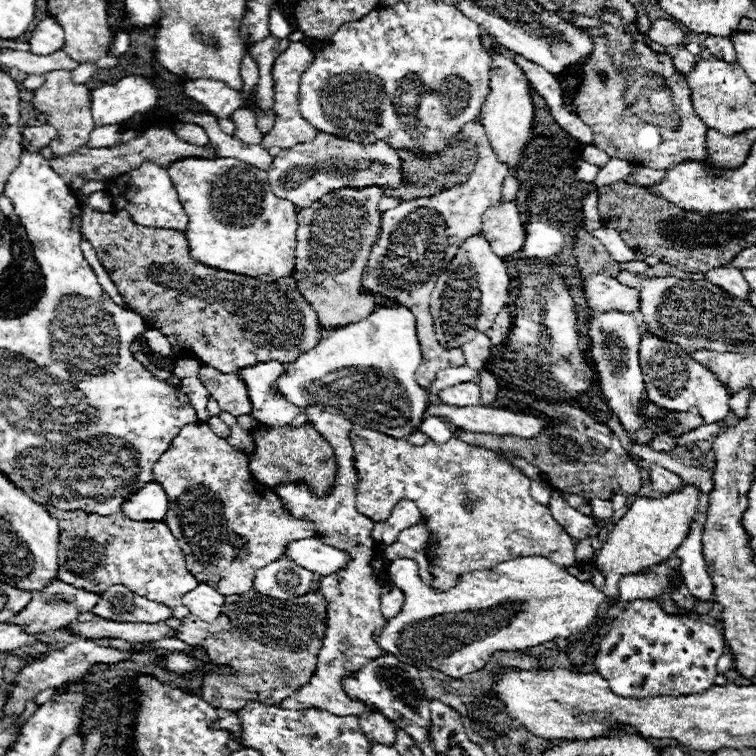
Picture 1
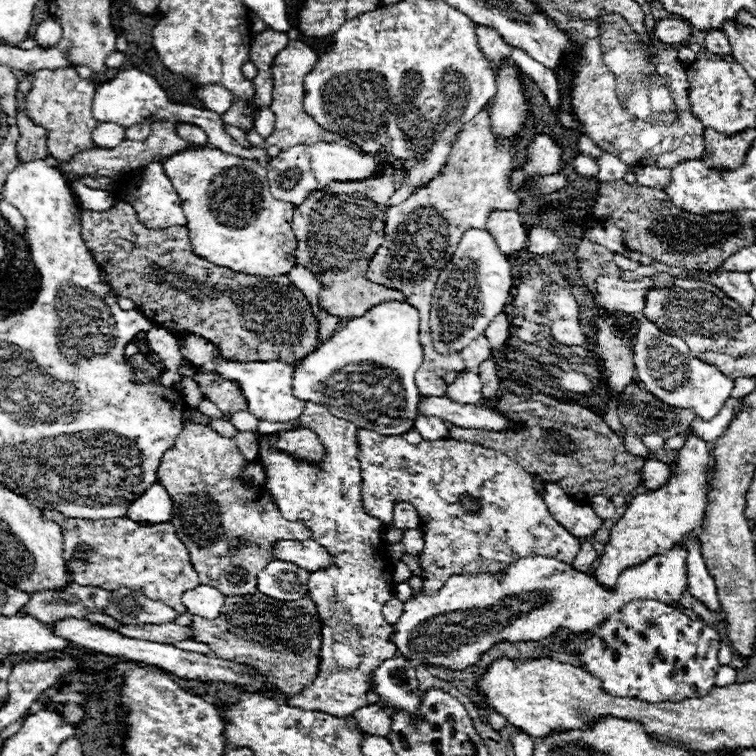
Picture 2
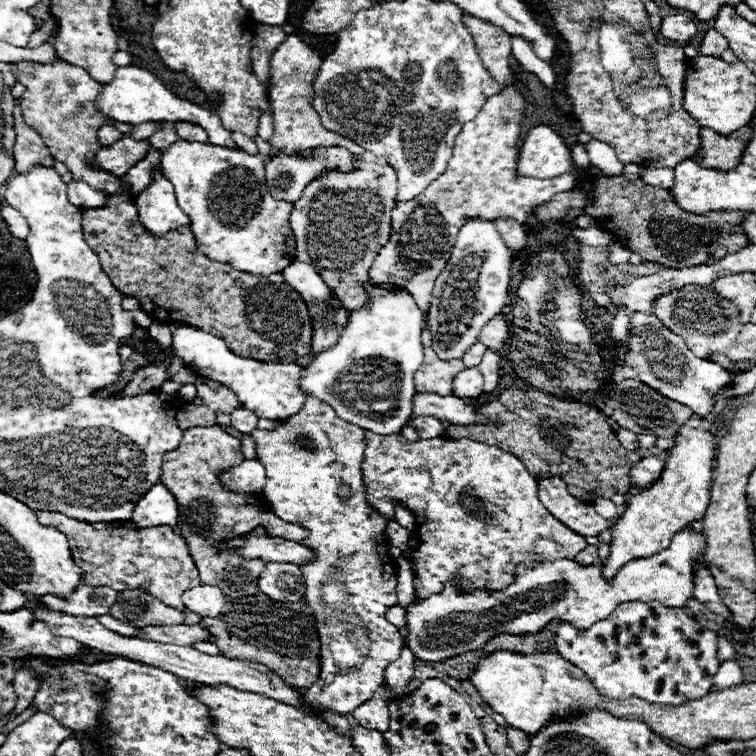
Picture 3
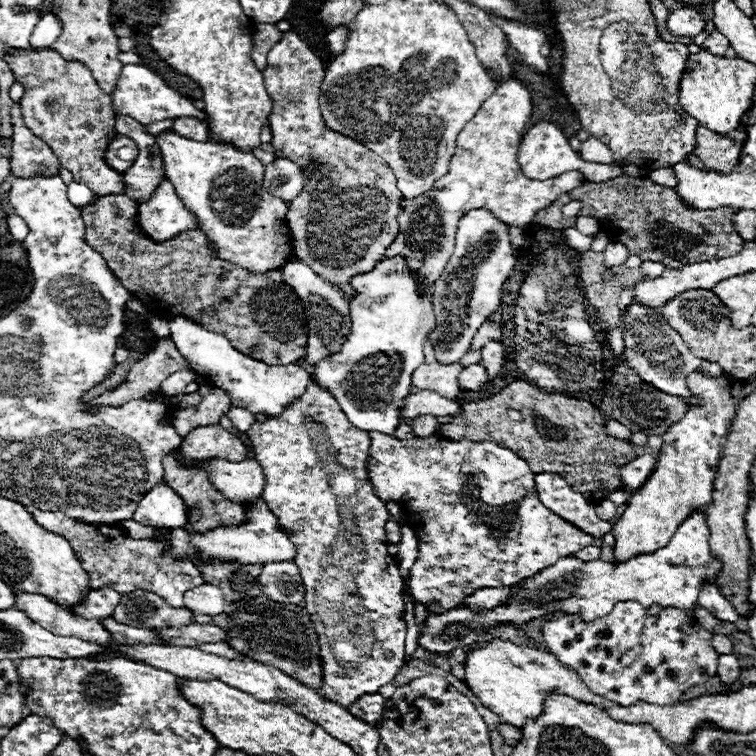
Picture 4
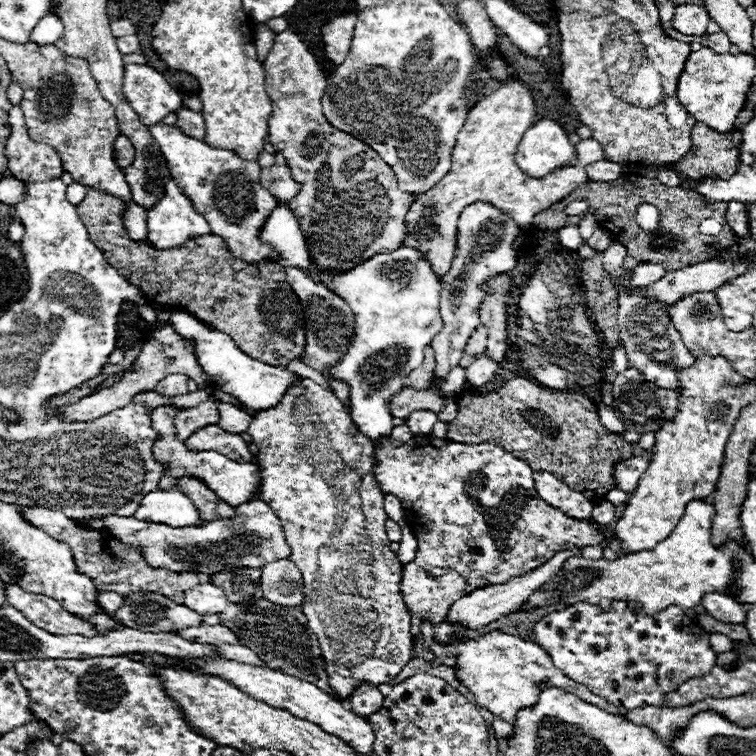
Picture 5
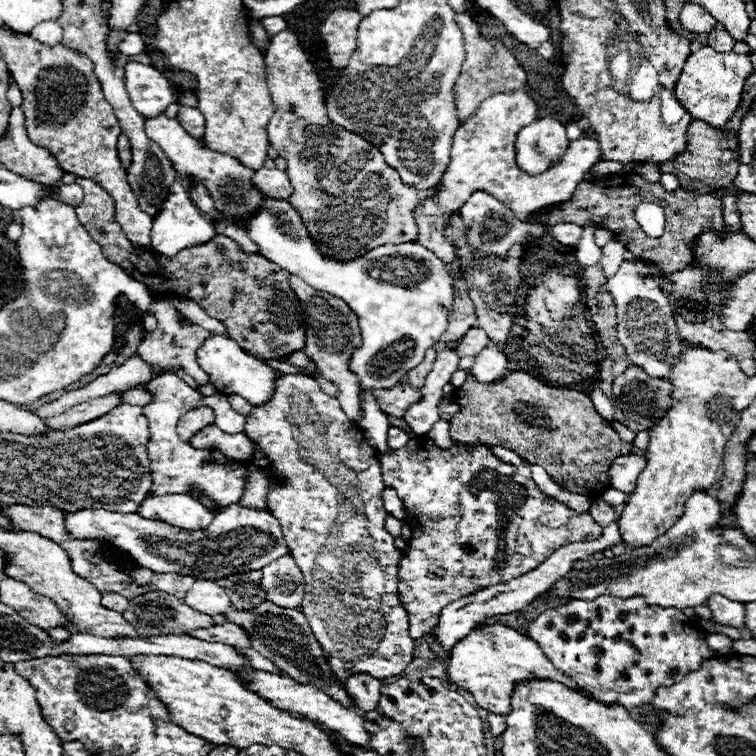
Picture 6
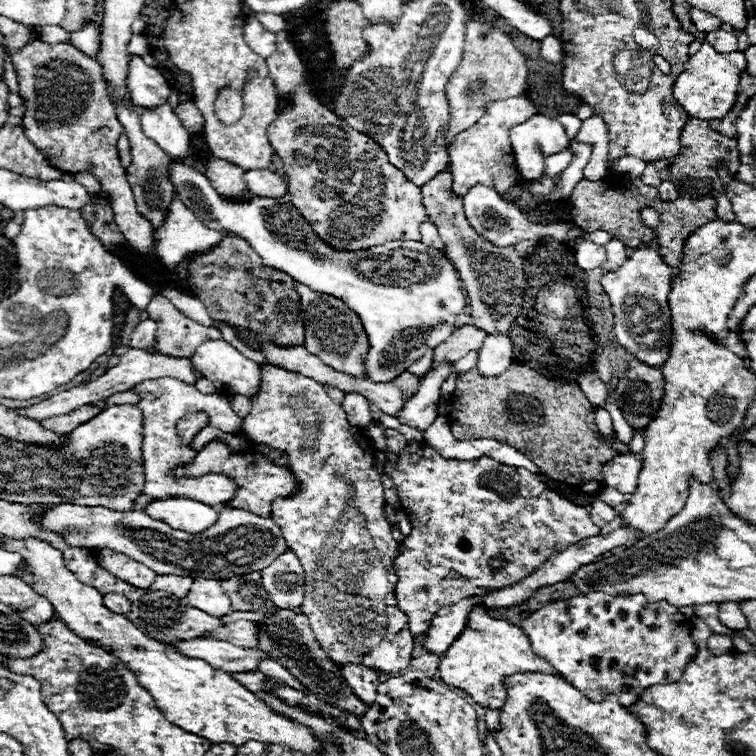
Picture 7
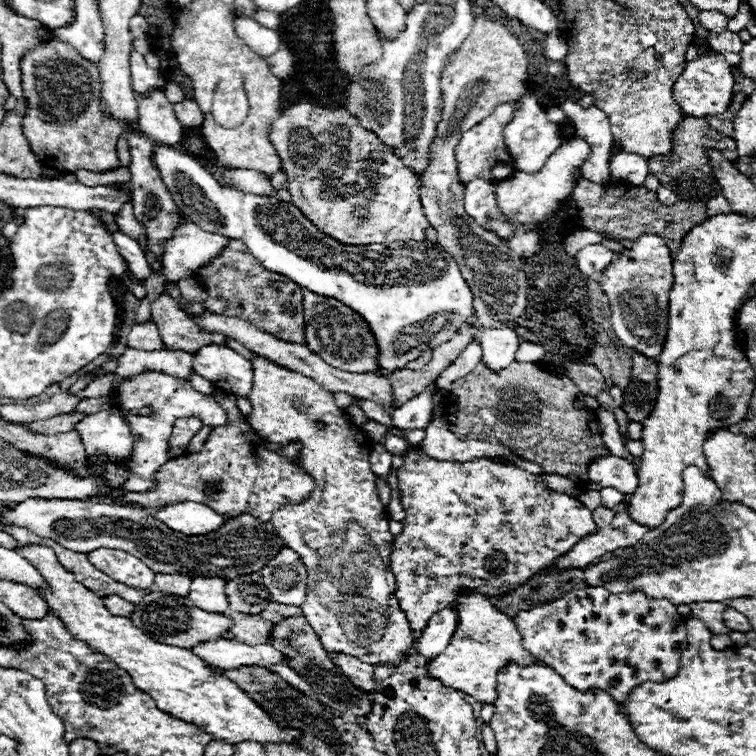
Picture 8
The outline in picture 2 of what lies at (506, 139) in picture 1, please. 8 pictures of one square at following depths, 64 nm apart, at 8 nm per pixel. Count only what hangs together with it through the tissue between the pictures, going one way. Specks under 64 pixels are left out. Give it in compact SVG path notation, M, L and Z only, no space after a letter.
M506 62L500 68L496 82L498 82L498 92L492 100L494 102L492 106L494 132L502 136L508 136L508 134L518 136L524 126L528 106L526 106L522 86L512 62Z

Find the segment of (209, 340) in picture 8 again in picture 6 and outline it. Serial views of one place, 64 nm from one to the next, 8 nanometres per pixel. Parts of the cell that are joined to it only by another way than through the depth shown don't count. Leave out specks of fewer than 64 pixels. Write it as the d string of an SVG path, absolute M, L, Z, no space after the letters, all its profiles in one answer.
M156 298L156 300L150 304L150 310L148 310L148 312L158 320L158 328L138 346L140 356L142 356L144 360L148 360L152 366L158 366L158 368L166 368L166 366L178 368L178 366L182 366L182 368L198 382L198 386L206 384L206 382L208 382L208 374L198 366L198 362L196 362L196 350L198 350L198 346L200 346L206 338L214 336L214 332L204 330L204 328L200 328L198 324L190 324L190 322L182 324L178 310L176 310L166 298Z

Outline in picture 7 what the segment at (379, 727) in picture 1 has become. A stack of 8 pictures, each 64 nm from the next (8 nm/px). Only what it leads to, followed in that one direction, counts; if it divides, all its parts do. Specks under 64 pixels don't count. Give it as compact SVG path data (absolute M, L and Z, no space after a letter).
M344 664L342 674L348 686L352 686L352 690L356 692L356 696L360 696L360 700L364 700L368 706L372 704L372 700L376 700L376 688L380 680L374 670L362 664Z

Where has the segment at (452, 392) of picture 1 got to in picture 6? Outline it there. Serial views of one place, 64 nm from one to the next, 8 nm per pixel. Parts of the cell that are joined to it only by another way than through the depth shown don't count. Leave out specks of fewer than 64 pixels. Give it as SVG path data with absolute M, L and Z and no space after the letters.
M488 342L486 348L476 356L474 366L470 372L480 380L480 382L492 382L498 380L508 366L508 356L504 348L498 348L494 342Z

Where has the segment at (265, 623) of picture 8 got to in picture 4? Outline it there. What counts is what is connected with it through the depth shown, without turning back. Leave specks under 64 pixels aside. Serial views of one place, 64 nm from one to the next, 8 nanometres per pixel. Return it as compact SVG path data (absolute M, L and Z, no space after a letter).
M190 624L182 628L164 628L156 630L164 640L174 642L174 644L184 644L184 646L198 646L206 642L224 642L228 640L226 632L214 624Z

